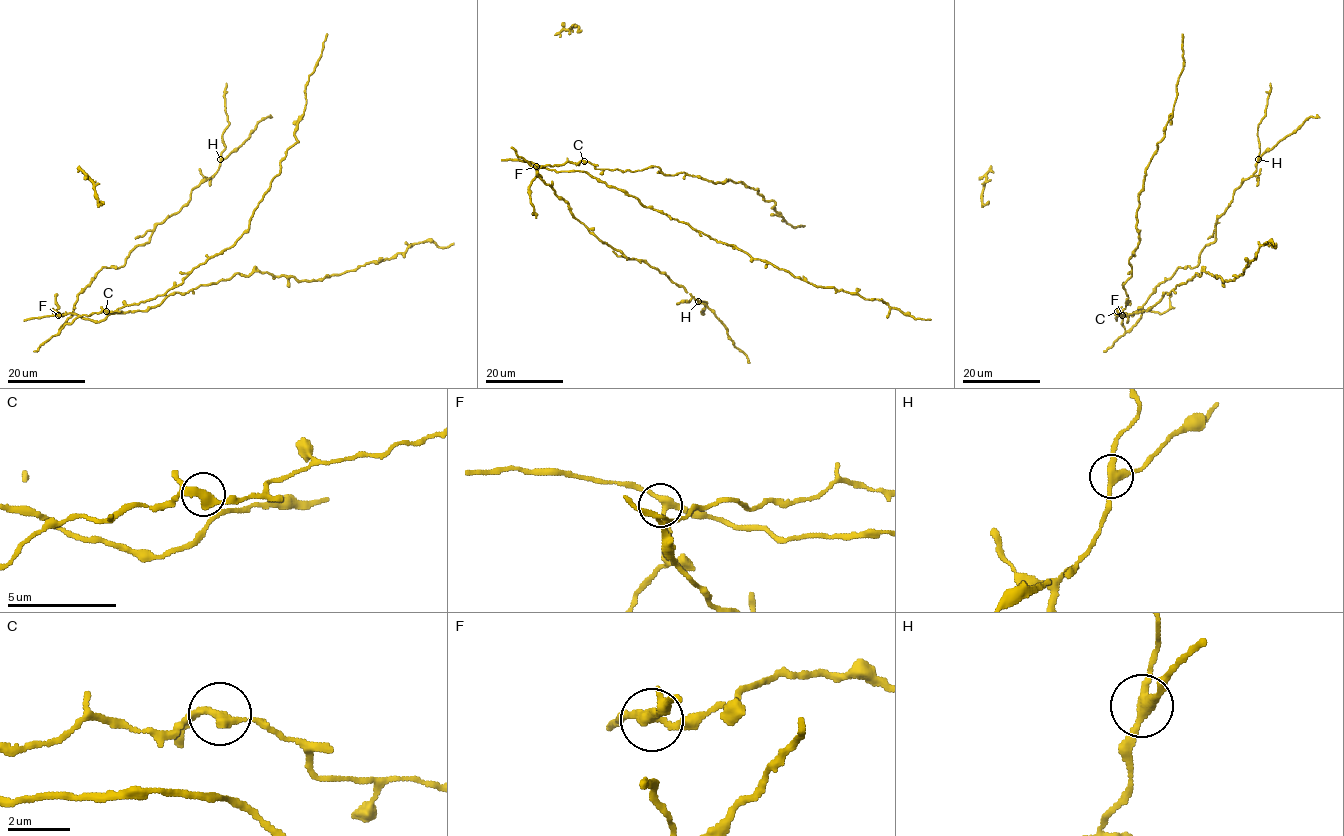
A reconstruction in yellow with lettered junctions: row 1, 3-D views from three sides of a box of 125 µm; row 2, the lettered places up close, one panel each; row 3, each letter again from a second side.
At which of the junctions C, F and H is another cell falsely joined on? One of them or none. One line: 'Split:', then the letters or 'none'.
Split: H

